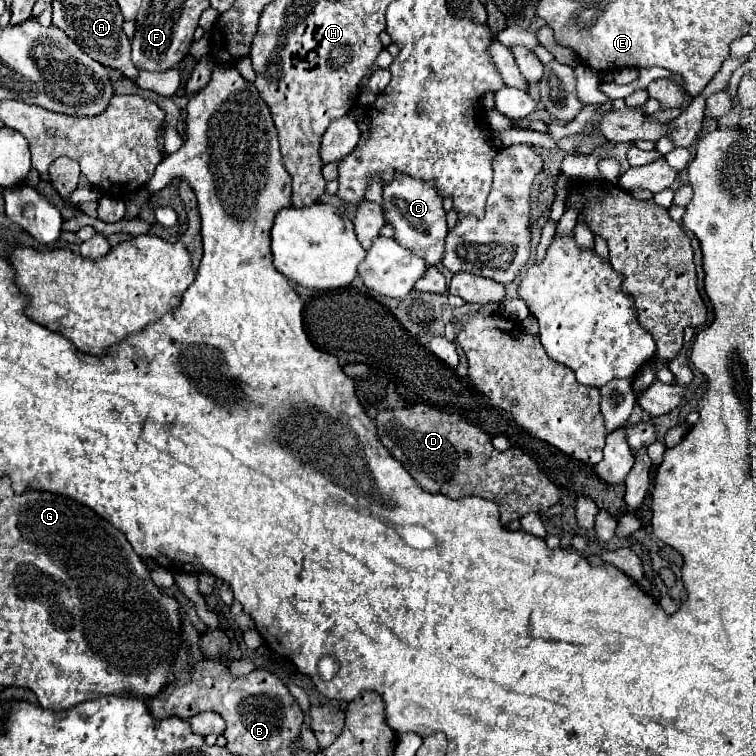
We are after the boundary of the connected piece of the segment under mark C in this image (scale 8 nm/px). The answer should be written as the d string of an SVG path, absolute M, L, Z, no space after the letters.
M396 176L394 182L386 182L382 186L382 210L388 226L394 228L394 240L418 254L428 266L440 264L444 256L444 236L446 236L446 210L442 206L442 198L434 184L426 184L424 180L412 180L410 176Z

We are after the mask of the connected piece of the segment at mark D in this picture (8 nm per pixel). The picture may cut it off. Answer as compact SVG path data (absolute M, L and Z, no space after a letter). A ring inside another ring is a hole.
M416 402L412 408L388 408L378 412L376 426L380 442L404 464L424 490L442 492L450 498L480 496L494 500L504 526L528 512L546 510L560 500L560 490L544 476L532 456L524 454L520 448L498 452L490 436L458 412L450 414L426 402Z

